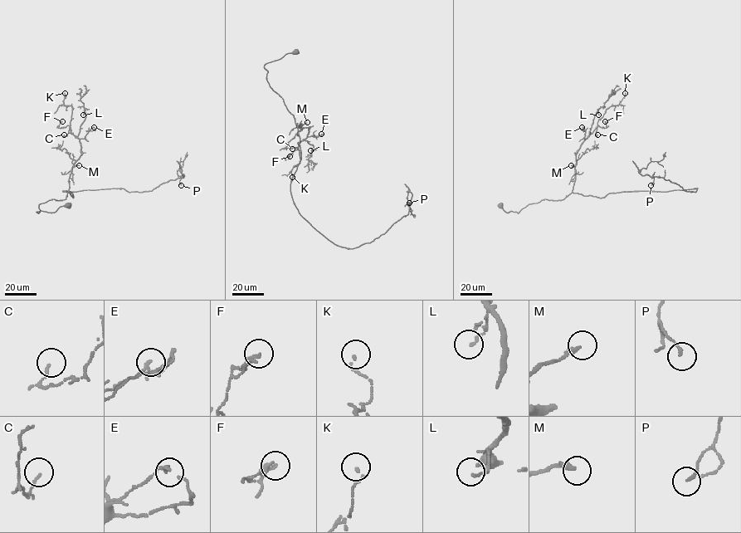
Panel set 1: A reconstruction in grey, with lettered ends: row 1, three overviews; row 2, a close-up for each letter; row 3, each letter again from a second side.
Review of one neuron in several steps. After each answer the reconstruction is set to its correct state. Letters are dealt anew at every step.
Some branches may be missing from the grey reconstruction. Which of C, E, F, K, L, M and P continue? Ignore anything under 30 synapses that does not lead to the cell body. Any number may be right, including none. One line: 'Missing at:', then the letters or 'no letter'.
Missing at: no letter

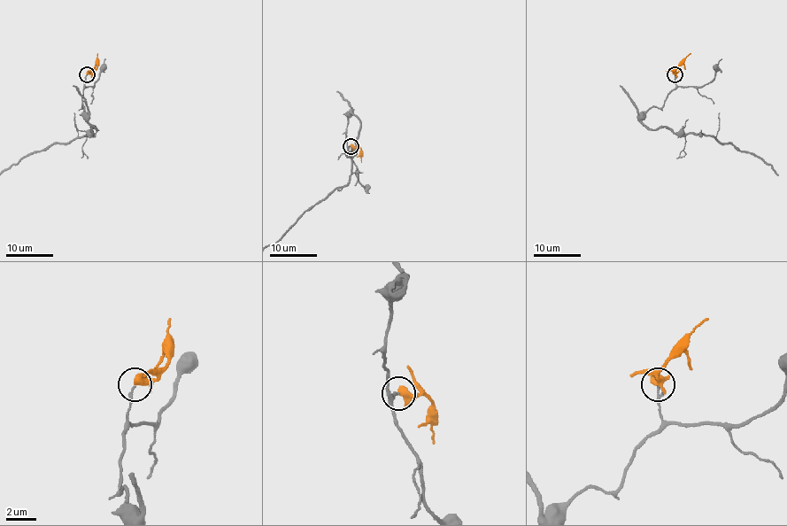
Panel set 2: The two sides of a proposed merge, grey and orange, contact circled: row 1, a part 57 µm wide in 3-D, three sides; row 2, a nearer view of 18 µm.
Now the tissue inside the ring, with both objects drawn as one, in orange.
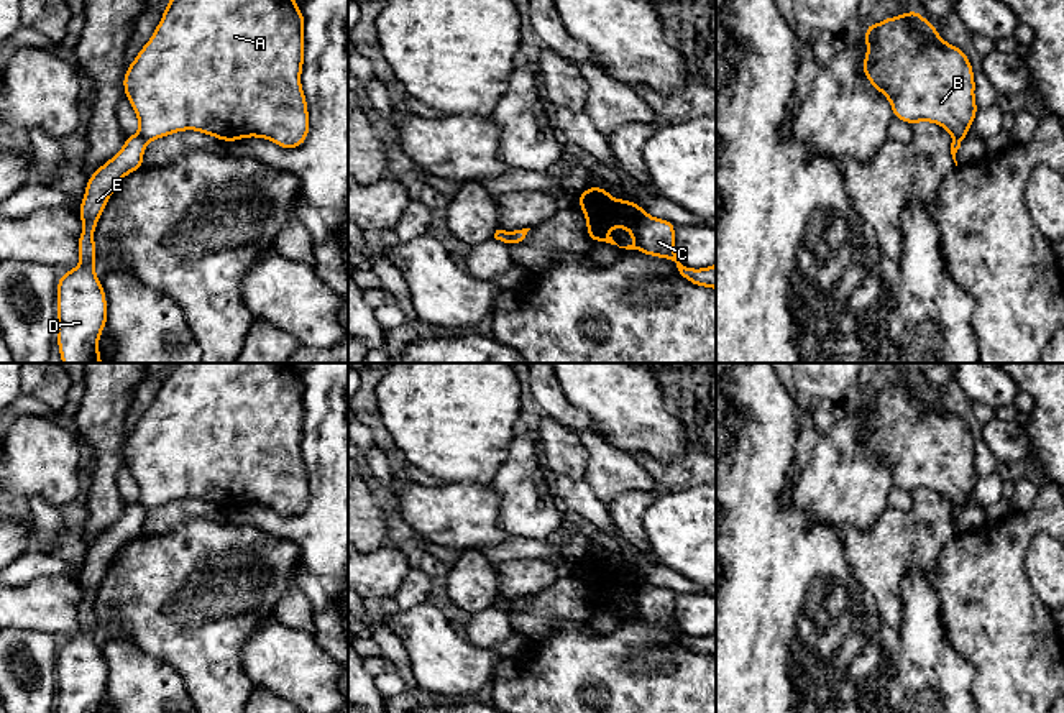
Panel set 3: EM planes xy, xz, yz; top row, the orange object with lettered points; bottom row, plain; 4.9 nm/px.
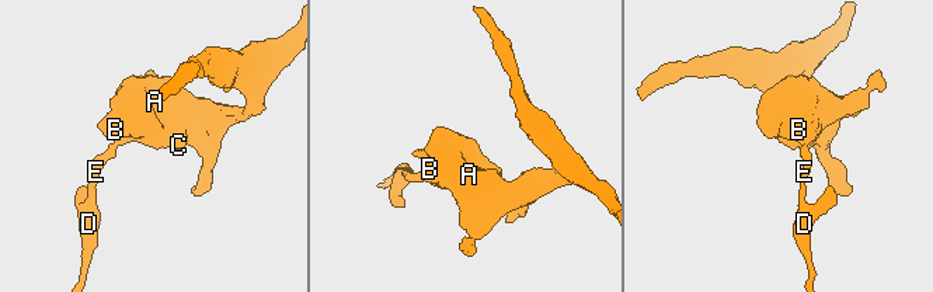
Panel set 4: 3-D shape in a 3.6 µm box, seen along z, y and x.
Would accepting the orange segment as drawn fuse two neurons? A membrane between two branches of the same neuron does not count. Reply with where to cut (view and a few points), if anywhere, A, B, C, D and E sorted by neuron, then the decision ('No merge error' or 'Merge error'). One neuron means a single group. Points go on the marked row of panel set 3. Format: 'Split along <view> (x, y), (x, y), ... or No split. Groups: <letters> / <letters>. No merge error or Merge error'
Split along xz (509, 232), (511, 242). Groups: A B C / D E. Merge error

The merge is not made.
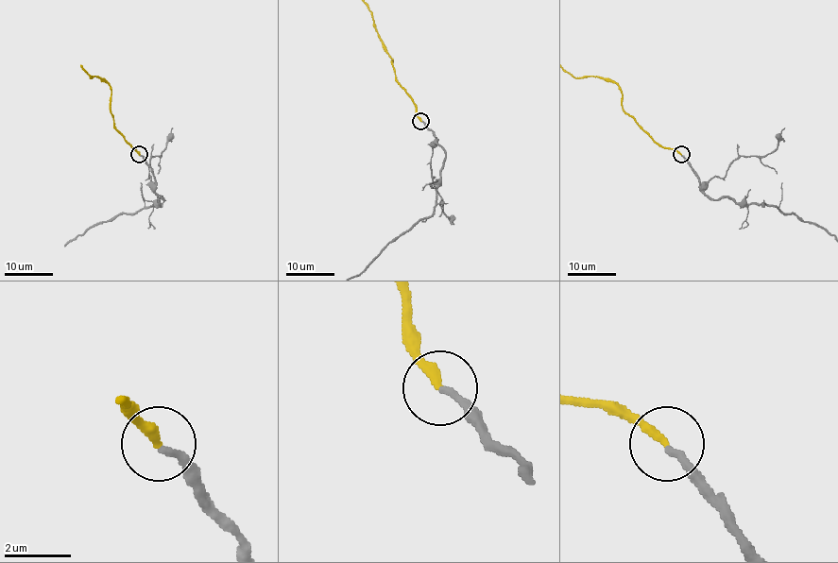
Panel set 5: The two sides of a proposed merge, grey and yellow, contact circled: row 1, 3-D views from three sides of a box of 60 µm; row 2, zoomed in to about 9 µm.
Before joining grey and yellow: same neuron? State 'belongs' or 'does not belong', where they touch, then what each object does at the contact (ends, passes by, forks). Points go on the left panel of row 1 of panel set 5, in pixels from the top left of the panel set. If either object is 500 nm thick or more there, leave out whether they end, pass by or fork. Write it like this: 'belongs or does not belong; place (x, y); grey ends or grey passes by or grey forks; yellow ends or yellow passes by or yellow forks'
belongs; place (139, 154); grey ends; yellow ends

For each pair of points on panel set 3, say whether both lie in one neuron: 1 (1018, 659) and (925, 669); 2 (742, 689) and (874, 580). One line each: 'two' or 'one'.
1: two
2: two

